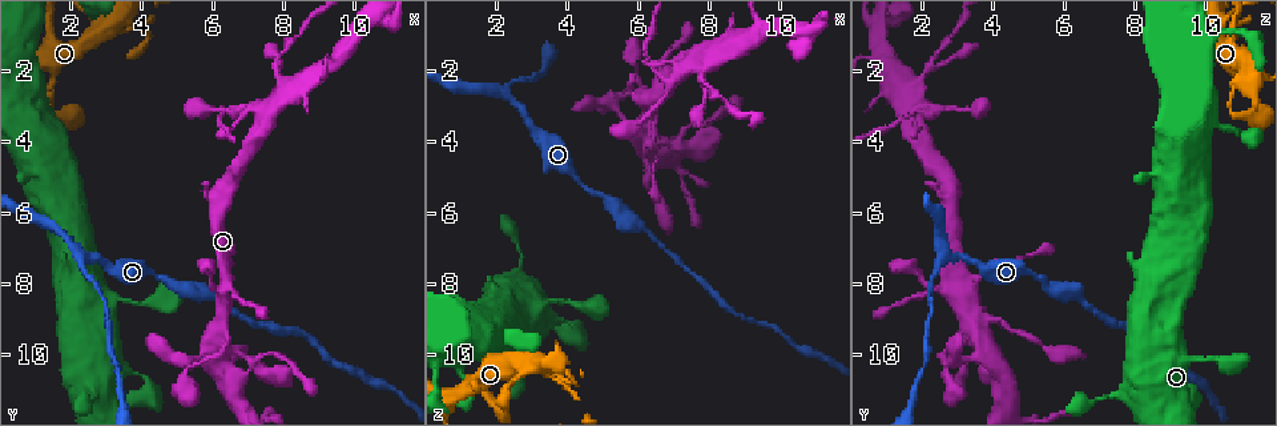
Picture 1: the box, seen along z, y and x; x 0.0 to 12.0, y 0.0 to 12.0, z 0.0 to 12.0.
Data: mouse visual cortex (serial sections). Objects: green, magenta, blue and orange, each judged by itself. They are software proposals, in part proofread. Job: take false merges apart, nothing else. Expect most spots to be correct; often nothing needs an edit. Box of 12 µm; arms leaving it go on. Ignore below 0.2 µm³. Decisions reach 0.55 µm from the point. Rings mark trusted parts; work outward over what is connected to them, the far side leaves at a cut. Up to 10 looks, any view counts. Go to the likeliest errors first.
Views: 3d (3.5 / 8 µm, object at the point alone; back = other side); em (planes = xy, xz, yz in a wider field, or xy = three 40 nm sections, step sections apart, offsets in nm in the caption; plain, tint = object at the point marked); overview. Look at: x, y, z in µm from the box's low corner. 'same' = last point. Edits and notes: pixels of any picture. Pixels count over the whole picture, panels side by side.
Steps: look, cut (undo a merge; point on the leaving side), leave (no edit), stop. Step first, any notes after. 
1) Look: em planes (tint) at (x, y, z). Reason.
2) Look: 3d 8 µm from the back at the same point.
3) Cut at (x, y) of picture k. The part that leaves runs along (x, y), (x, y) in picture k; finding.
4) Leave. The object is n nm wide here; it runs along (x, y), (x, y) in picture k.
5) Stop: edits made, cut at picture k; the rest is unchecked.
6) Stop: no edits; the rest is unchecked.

Look: 3d 8 µm at (6.8, 3.2, 2.4). Sharp bend.

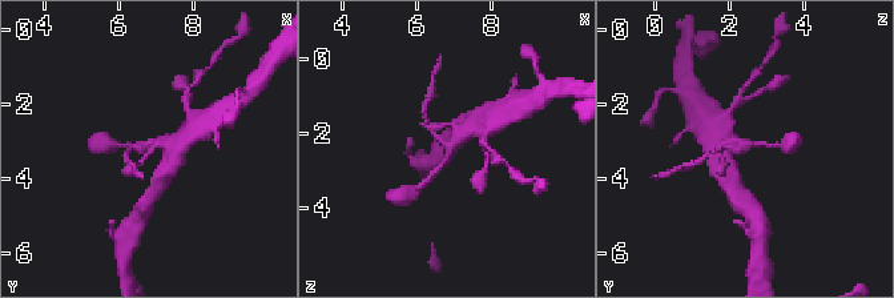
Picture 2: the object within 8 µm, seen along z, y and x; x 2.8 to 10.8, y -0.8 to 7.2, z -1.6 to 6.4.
Look: 3d 3.5 µm at (6.8, 3.1, 2.4).

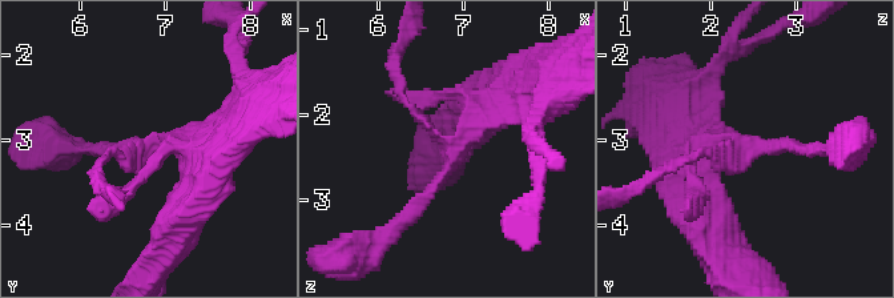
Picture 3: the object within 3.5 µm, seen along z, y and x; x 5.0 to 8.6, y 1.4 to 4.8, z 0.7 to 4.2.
Look: em xy step 1 (tint) at (6.85, 3.15, 2.35).

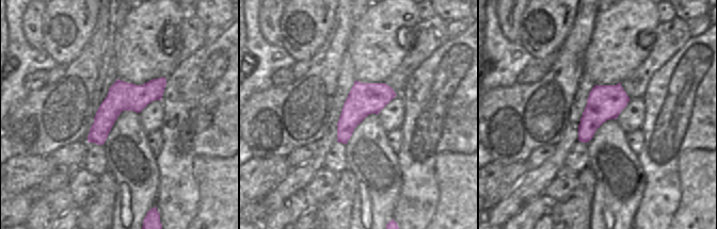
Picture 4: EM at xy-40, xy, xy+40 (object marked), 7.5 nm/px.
Leave. It runs along (163, 81), (127, 97), (90, 138) in picture 4; continuous, no second cell.

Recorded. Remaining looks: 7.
Look: 3d 3.5 µm at (2.4, 7.2, 2.7). Three-way junction.

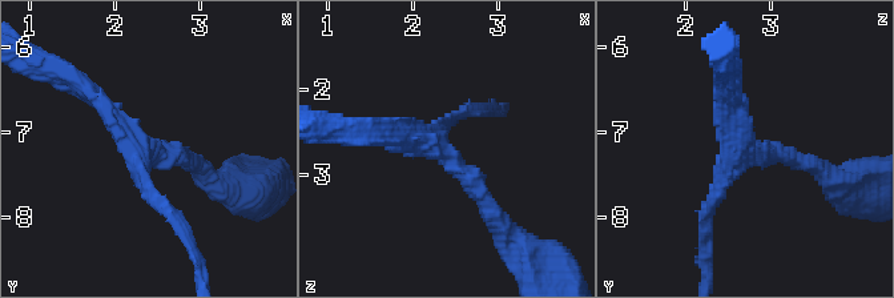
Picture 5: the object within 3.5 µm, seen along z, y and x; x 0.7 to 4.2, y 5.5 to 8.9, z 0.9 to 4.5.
Look: em xy step 3 (tint) at (2.35, 7.20, 2.70). Need the tissue.

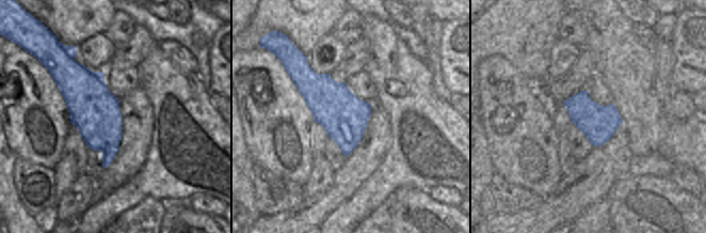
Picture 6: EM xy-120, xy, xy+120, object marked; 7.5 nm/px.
Leave. The arms are 200, 200, 250 nm wide; it runs along (494, 213), (445, 152), (379, 135) in picture 5; one cell here.

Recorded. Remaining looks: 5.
Look: 3d 3.5 µm at (4.5, 7.8, 5.3). Thin neck.

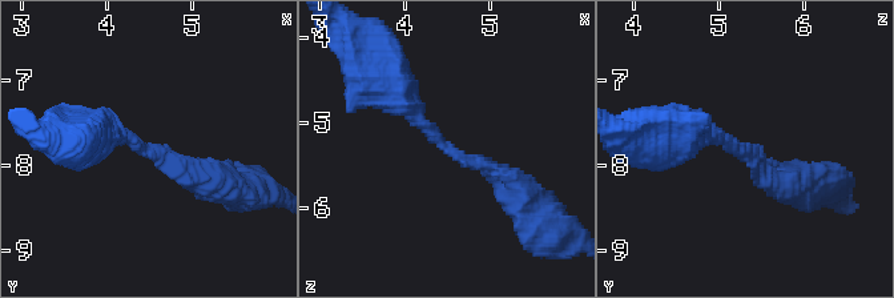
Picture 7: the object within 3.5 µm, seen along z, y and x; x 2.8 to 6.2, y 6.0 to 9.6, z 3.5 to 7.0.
Look: em xy step 2 (plain) at (4.55, 7.85, 5.30). The arms are 250, 350 nm wide; shape alone is not enough.

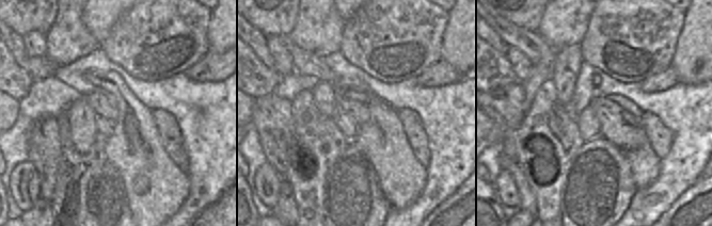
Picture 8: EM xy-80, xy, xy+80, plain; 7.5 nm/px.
Look: em xy step 2 (tint) at the same point.

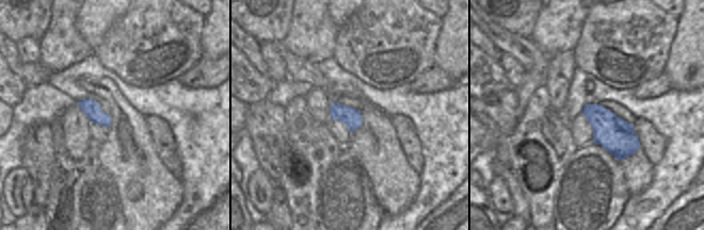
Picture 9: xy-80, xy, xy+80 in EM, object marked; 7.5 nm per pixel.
Leave. All the same cell.

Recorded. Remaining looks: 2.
Stop: no edits; the rest is unchecked.

